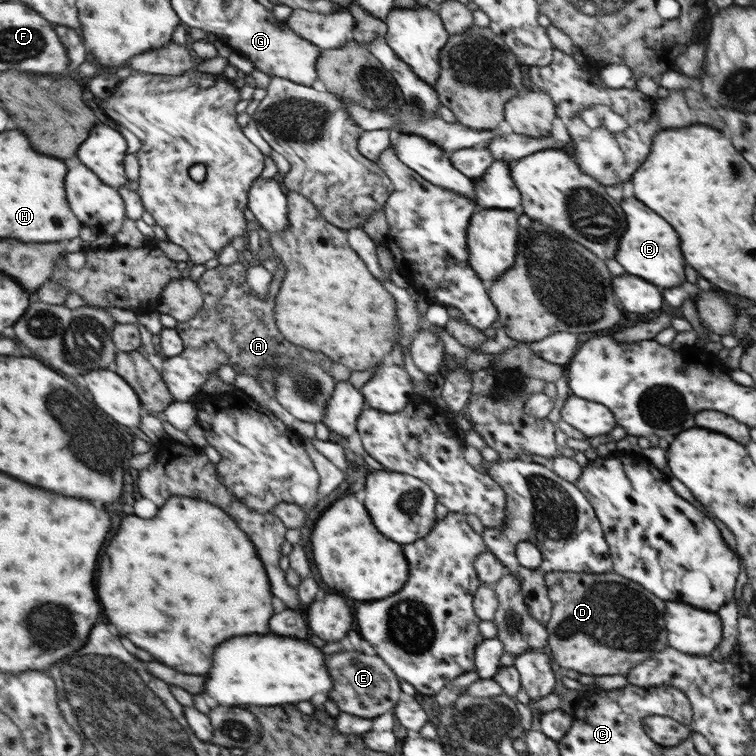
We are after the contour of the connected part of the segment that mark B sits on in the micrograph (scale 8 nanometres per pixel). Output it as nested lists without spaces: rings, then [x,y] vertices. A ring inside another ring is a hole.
[[[633,197],[623,200],[622,210],[627,212],[625,214],[627,232],[623,234],[623,240],[619,240],[615,260],[623,266],[623,270],[627,274],[639,276],[641,280],[647,280],[649,284],[655,284],[659,288],[669,288],[669,286],[681,284],[685,262],[681,258],[679,240],[677,240],[677,234],[673,232],[673,228]]]

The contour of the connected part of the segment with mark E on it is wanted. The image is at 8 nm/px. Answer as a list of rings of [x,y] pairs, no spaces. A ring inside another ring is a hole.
[[[338,651],[327,658],[327,675],[330,677],[331,689],[326,698],[339,709],[339,713],[353,714],[361,718],[375,718],[383,712],[393,710],[398,704],[400,680],[395,677],[390,667],[377,655],[357,651]]]

